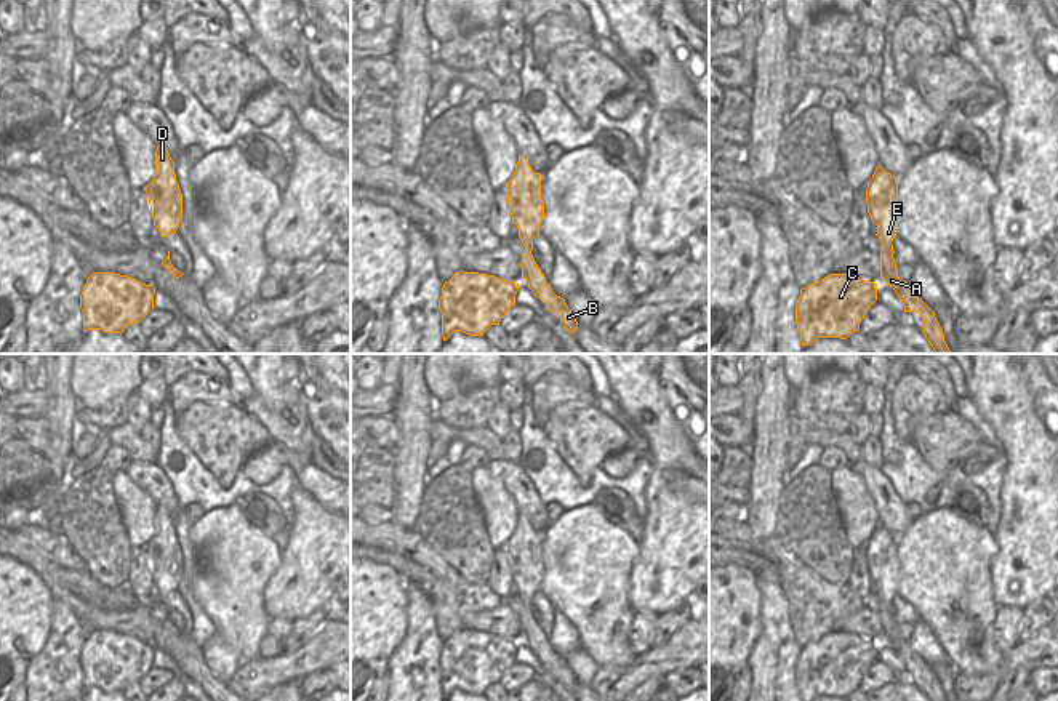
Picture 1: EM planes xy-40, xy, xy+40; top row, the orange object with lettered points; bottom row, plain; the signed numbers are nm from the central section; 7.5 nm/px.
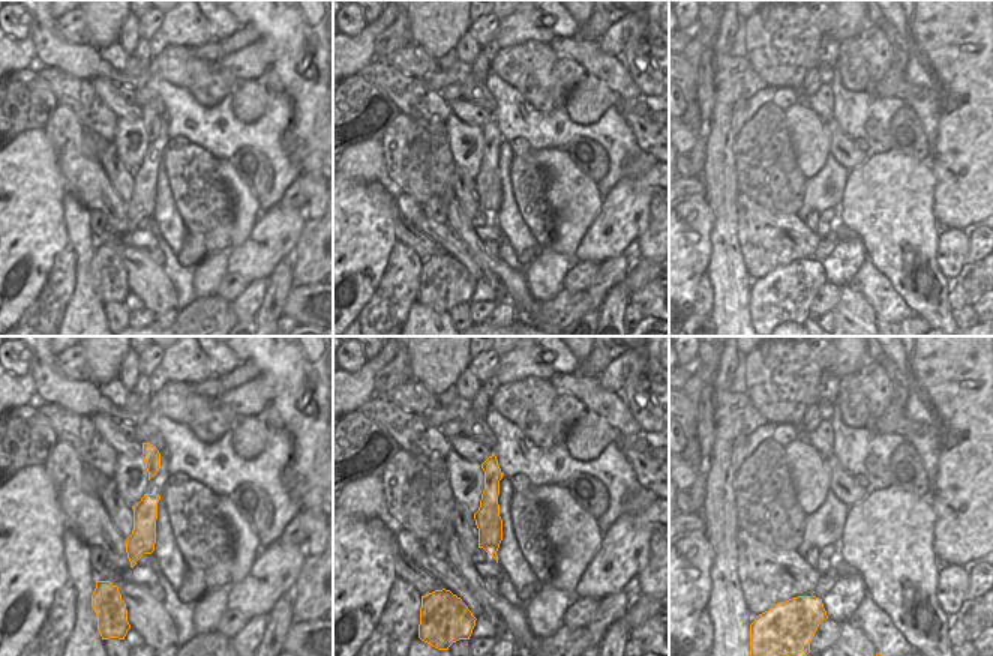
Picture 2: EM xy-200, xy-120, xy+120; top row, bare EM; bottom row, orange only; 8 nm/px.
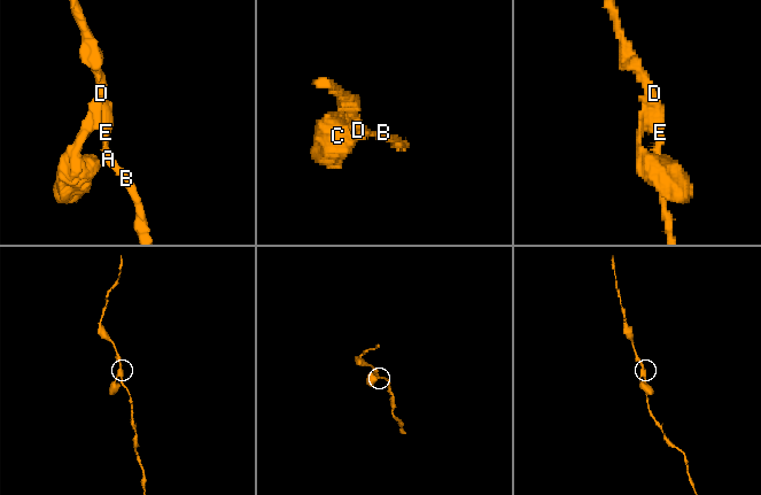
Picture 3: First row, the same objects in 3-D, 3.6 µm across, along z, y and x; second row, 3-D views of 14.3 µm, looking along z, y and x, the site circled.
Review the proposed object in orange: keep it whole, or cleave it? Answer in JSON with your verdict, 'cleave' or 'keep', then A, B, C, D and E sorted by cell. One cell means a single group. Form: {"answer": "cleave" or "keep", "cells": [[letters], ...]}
{"answer": "keep", "cells": [["A", "B", "C", "D", "E"]]}

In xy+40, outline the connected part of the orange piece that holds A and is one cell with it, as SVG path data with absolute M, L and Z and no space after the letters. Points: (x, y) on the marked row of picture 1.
M880 165L868 181L866 203L871 221L877 226L880 246L880 277L892 286L904 306L904 312L917 312L924 318L924 334L935 354L952 354L944 341L944 333L935 317L935 312L917 298L908 282L898 277L898 267L893 259L893 238L898 234L898 178L887 173Z

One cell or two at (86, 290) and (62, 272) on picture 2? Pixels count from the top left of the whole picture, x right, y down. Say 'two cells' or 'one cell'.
two cells

